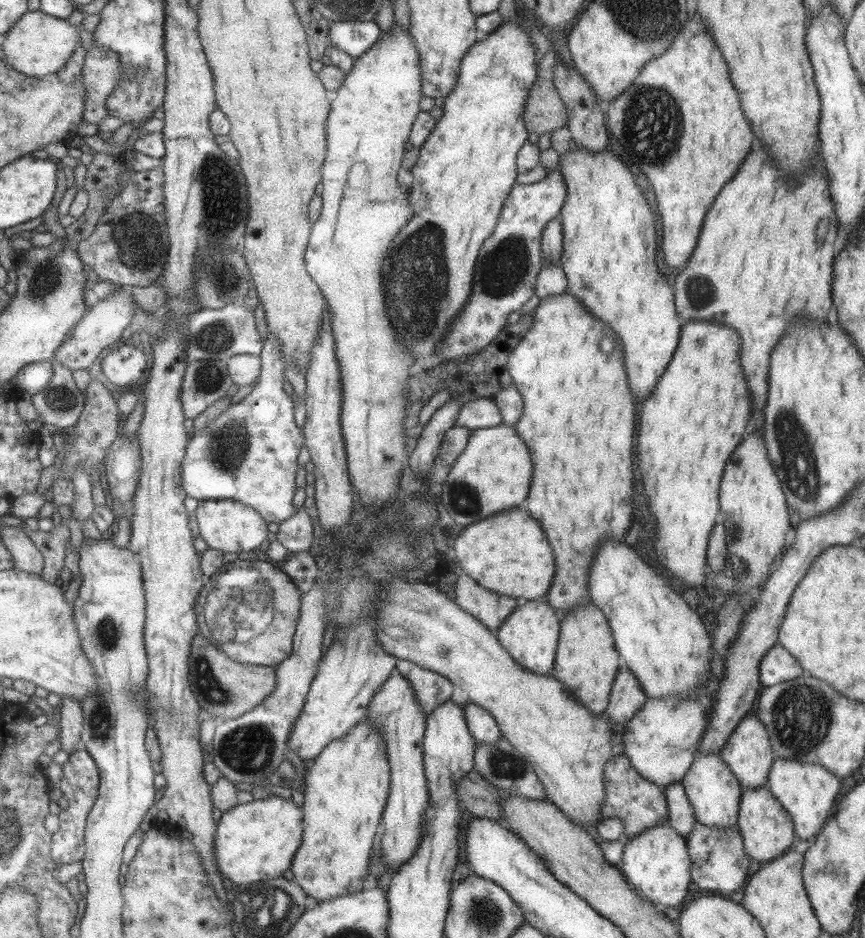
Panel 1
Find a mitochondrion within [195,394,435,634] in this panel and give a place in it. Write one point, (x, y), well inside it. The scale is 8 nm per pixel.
(231, 444)

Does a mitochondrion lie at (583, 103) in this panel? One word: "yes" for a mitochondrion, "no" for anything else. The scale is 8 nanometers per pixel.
no

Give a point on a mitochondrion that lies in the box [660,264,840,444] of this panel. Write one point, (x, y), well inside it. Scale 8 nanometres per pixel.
(702, 290)

